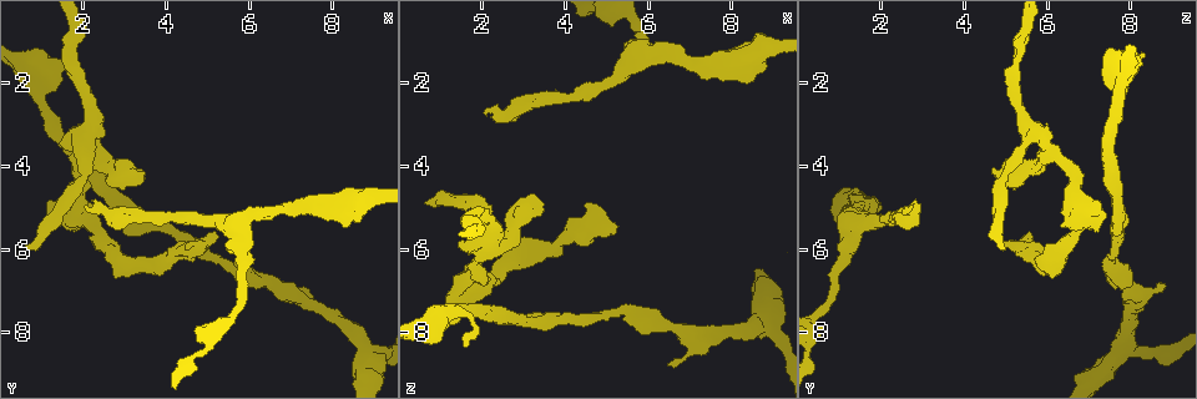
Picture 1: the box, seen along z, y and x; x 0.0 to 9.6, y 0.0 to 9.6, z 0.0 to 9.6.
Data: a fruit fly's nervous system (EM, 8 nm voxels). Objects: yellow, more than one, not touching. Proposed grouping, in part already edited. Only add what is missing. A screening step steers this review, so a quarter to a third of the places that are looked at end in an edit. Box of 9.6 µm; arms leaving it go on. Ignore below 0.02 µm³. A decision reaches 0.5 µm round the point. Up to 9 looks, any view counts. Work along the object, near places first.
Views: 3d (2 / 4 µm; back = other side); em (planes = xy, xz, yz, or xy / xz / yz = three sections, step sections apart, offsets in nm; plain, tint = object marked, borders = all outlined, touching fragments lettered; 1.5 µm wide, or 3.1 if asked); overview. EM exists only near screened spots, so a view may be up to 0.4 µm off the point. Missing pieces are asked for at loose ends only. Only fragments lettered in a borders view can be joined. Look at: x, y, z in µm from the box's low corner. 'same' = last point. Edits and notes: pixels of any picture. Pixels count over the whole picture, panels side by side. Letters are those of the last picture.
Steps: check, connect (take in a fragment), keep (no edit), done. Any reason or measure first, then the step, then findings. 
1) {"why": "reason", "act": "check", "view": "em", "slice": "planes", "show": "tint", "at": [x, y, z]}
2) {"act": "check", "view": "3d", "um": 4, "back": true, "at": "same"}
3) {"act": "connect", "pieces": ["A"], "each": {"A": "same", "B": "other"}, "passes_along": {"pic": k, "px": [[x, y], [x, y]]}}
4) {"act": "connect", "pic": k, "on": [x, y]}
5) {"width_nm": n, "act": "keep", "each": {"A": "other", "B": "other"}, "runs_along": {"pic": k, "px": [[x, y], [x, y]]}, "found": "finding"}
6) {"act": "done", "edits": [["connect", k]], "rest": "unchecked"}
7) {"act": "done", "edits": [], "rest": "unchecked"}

{"why": "long arm stops here", "act": "check", "view": "3d", "um": 2, "at": [0.65, 6.05, 5.00]}

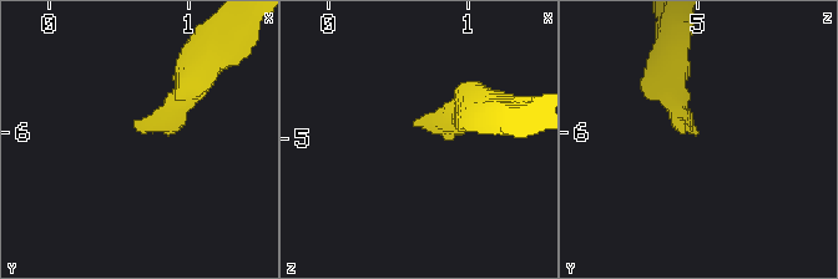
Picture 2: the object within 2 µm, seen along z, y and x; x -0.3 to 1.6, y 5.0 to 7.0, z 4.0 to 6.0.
{"why": "need the tissue", "act": "check", "view": "em", "slice": "yz", "step": 4, "show": "tint", "at": [0.64, 5.96, 4.94]}

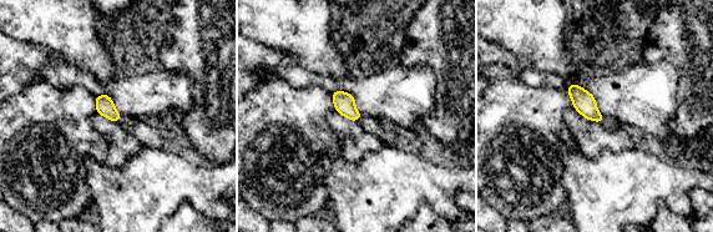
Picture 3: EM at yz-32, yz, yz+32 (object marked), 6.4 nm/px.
{"why": "see the neighbours", "act": "check", "view": "em", "slice": "yz", "step": 4, "show": "borders", "at": "same"}

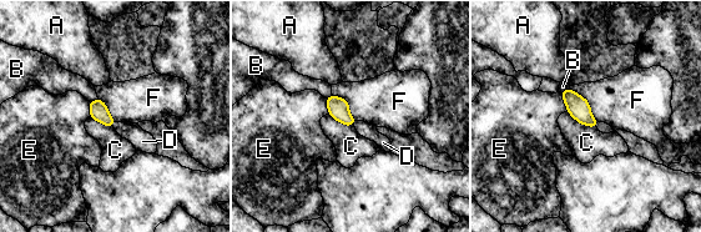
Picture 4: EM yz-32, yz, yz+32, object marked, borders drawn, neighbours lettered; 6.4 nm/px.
{"act": "connect", "pieces": ["D"], "each": {"A": "other", "B": "other", "C": "other", "D": "same", "E": "other", "F": "other"}, "found": "the cell continues"}

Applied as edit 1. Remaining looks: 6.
{"why": "thick end", "act": "check", "view": "em", "slice": "xz", "step": 4, "show": "borders", "at": [5.20, 5.65, 5.45]}

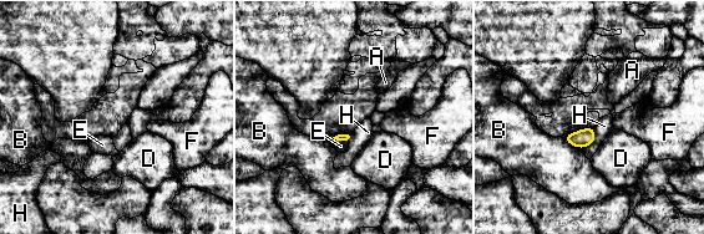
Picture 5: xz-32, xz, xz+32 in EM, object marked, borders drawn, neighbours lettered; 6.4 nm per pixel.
{"act": "check", "view": "em", "slice": "planes", "show": "borders", "at": "same"}

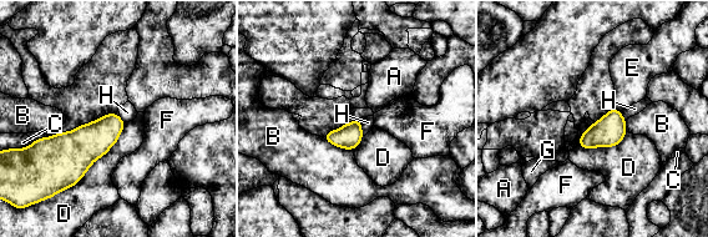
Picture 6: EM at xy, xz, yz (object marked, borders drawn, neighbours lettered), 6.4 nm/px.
{"act": "keep", "each": {"A": "other", "B": "other", "C": "other", "D": "other", "E": "other", "F": "other", "G": "other", "H": "other"}, "border": {"pic": 6, "px": [[360, 121], [363, 135]]}, "found": "none of them fits"}

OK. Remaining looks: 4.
{"why": "an open end", "act": "check", "view": "3d", "um": 4, "at": [6.50, 7.00, 8.70]}

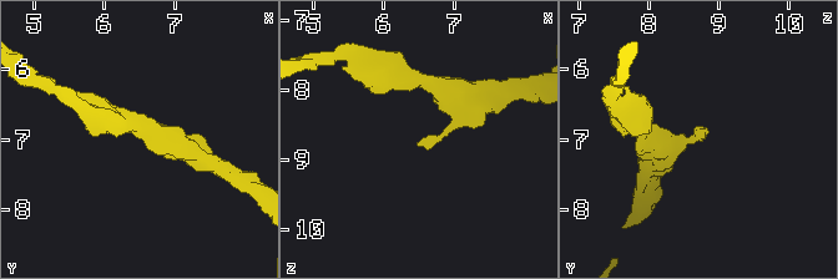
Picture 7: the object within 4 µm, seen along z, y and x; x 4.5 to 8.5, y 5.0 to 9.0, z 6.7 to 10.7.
{"act": "check", "view": "em", "slice": "planes", "show": "borders", "at": [6.55, 7.00, 8.75]}

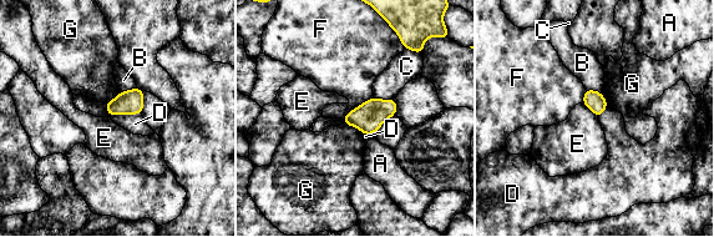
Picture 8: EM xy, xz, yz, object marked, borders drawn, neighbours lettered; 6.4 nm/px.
{"act": "keep", "each": {"A": "other", "B": "other", "C": "other", "D": "other", "E": "other", "F": "other", "G": "other"}, "border": {"pic": 8, "px": [[582, 104], [597, 116]]}, "found": "none of them fits"}

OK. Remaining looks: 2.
{"act": "done", "edits": [["connect", 4]], "rest": "unchecked"}

